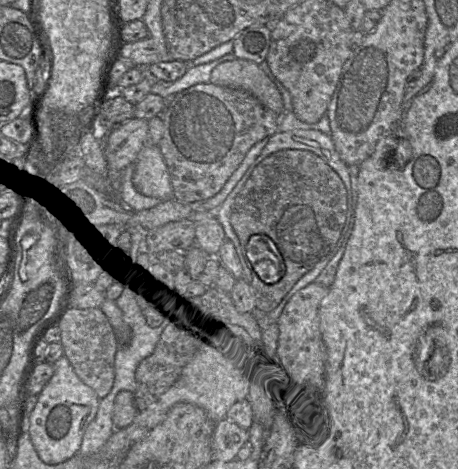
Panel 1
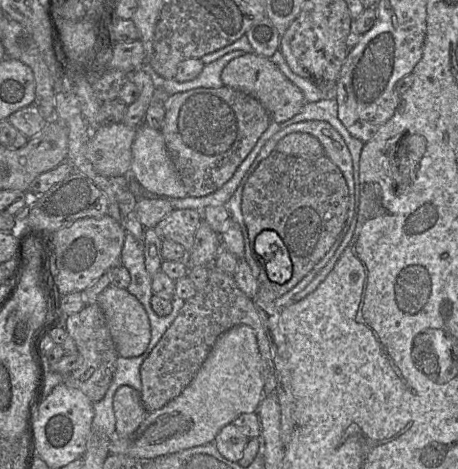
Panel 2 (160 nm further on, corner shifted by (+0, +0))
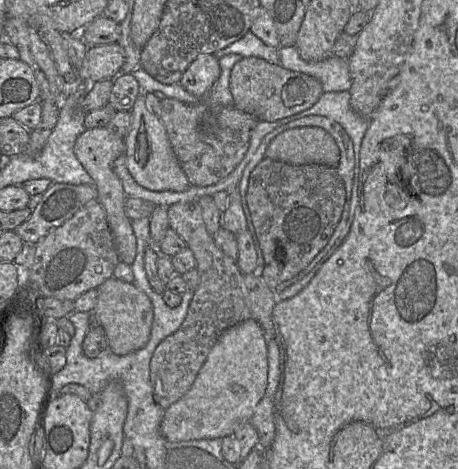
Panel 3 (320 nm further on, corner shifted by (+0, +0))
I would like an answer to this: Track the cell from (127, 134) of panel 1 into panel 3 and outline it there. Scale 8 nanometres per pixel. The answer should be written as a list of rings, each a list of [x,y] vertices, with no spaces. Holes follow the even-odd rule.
[[[107,127],[85,129],[74,144],[76,158],[91,176],[97,189],[97,200],[105,210],[119,259],[131,265],[136,257],[137,240],[132,228],[132,220],[124,211],[125,191],[120,179],[113,171],[113,162],[123,153],[125,153],[124,138],[113,134]]]

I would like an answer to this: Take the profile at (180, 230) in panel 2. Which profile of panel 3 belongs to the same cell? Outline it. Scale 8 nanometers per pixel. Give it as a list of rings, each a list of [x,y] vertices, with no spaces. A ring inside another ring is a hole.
[[[198,200],[167,207],[169,228],[186,242],[194,253],[199,272],[199,285],[181,326],[156,347],[149,364],[149,376],[155,402],[166,409],[180,399],[192,386],[208,353],[221,333],[246,319],[251,313],[245,302],[244,274],[236,260],[225,255],[207,231]]]

